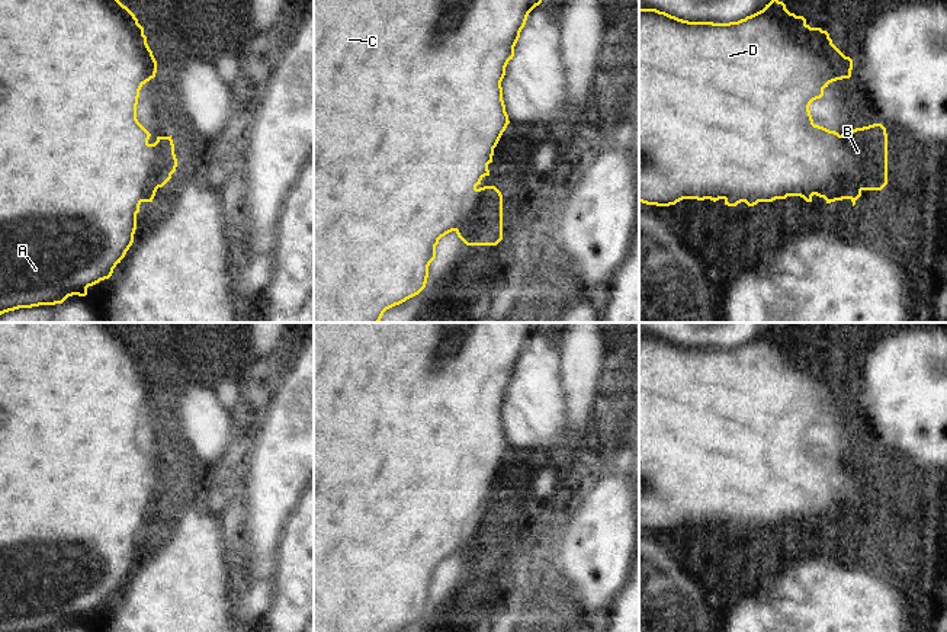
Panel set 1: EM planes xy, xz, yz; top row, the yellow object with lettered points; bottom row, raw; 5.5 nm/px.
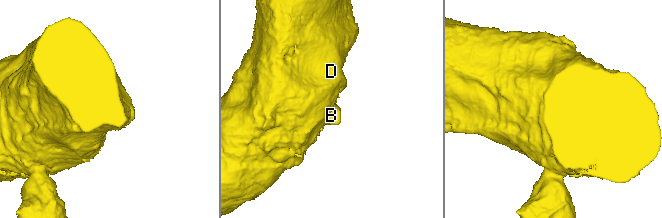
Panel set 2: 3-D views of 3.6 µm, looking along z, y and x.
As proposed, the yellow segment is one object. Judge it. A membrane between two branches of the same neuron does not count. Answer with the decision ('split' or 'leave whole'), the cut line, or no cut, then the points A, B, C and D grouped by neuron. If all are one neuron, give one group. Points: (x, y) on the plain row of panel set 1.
leave whole; no cut; A B C D

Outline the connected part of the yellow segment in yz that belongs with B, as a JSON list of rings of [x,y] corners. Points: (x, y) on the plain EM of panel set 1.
[[[777,324],[763,336],[729,349],[688,347],[657,334],[639,334],[639,527],[670,532],[683,524],[713,527],[723,524],[728,532],[736,532],[741,527],[754,532],[758,527],[773,527],[787,522],[800,522],[812,527],[812,522],[816,520],[826,529],[850,524],[854,532],[863,516],[882,516],[887,510],[886,453],[882,449],[873,449],[840,461],[815,450],[809,436],[810,429],[824,421],[824,414],[829,408],[850,404],[851,395],[853,385],[832,369],[826,356],[810,353],[803,341],[790,339]]]

